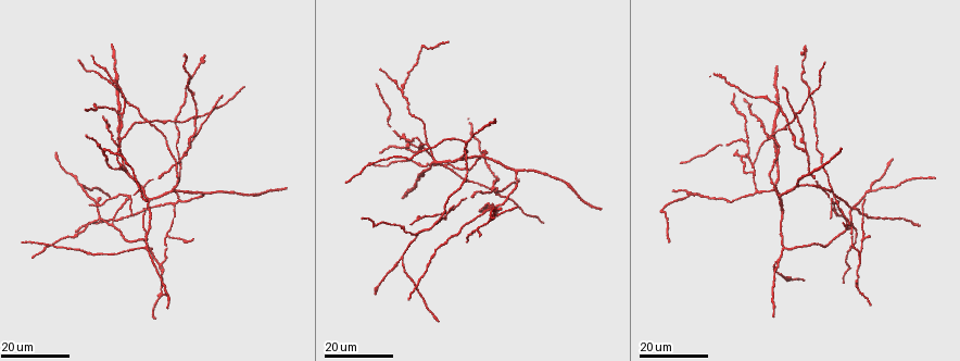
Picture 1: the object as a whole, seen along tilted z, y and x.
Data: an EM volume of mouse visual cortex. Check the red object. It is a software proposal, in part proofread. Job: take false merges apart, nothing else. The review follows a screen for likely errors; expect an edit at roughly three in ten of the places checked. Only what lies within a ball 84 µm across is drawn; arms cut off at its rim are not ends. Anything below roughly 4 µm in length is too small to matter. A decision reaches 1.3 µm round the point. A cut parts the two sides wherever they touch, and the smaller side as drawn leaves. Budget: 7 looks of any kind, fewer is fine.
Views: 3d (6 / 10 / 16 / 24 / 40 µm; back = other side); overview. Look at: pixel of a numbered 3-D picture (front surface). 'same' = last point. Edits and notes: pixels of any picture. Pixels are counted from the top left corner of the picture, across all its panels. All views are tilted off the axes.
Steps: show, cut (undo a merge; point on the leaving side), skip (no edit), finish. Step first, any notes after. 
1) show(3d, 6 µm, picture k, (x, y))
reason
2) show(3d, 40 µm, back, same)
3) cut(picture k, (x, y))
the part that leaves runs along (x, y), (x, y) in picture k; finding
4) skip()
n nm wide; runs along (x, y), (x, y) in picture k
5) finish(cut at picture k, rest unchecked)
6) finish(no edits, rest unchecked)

show(3d, 16 µm, picture 1, (119, 145))
thin arm on a thick one

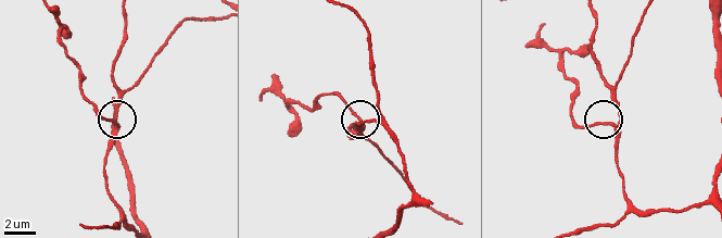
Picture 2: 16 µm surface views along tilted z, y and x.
show(3d, 6 µm, picture 2, (615, 123))
closer look

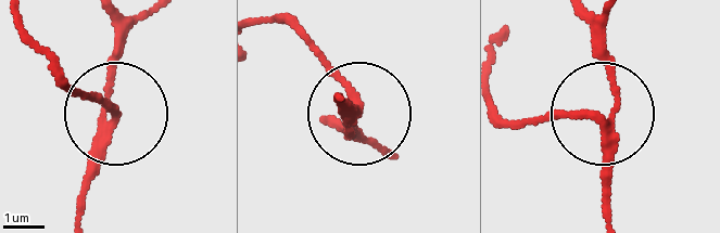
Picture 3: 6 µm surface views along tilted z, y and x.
cut(picture 3, (90, 93))
the part that leaves runs along (105, 137), (112, 113), (64, 74), (16, 10) in picture 3; a second cell is stuck on

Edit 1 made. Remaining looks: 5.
show(overview)

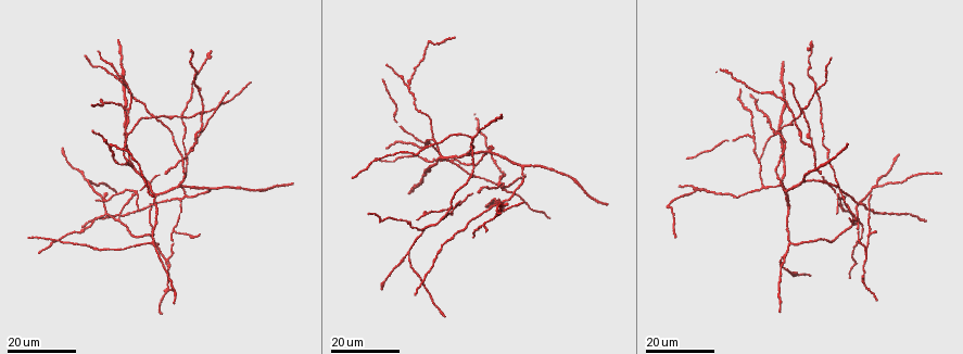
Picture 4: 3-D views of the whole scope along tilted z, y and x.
show(3d, 16 µm, picture 4, (753, 135))
three-way junction

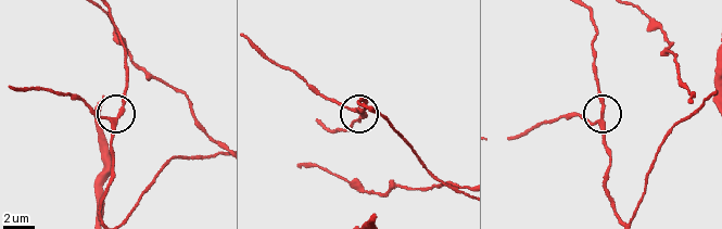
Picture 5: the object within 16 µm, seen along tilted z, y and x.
show(3d, 6 µm, picture 5, (601, 121))
zoom in

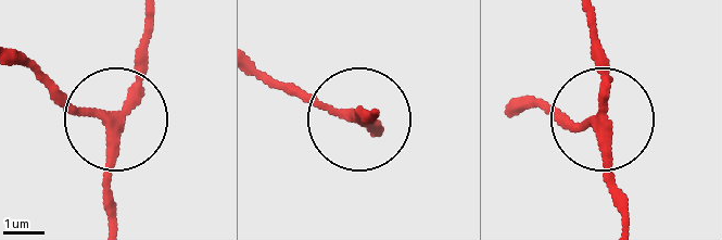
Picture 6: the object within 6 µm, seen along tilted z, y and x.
skip()
runs along (108, 216), (109, 142), (150, 32) in picture 6; continuous, no second cell

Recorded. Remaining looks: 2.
show(3d, 16 µm, picture 4, (704, 188))
three arms meet

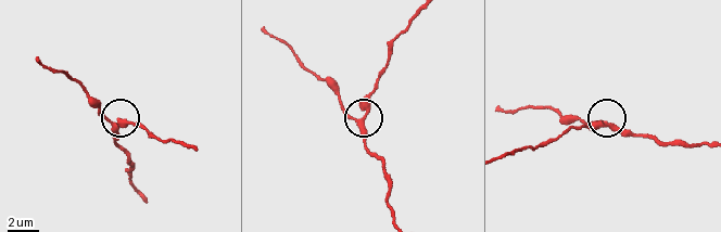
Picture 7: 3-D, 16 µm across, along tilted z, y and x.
show(3d, 10 µm, picture 7, (114, 125))

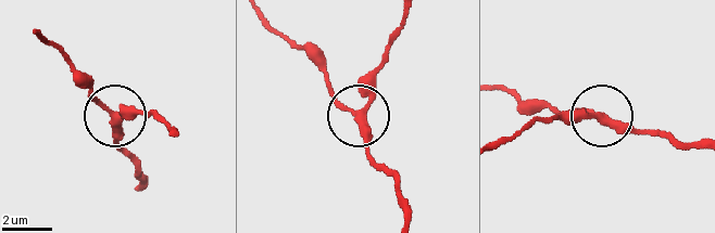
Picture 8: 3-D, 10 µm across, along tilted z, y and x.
skip()
230 nm wide; all the same cell

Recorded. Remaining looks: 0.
finish(cut at picture 3, rest unchecked)

